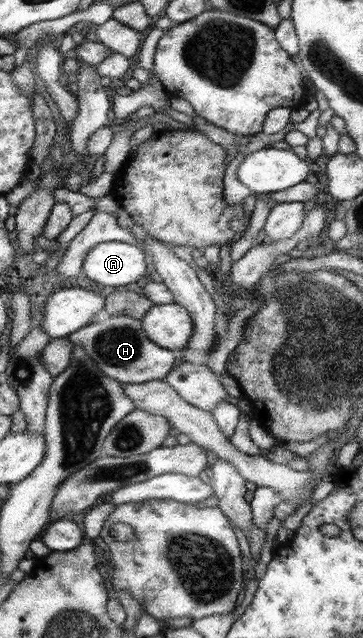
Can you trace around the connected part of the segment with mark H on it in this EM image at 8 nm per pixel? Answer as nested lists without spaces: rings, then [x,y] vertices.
[[[108,315],[102,322],[88,323],[70,339],[86,351],[104,375],[121,384],[164,380],[174,368],[174,353],[152,343],[144,333],[141,319],[128,315]]]

